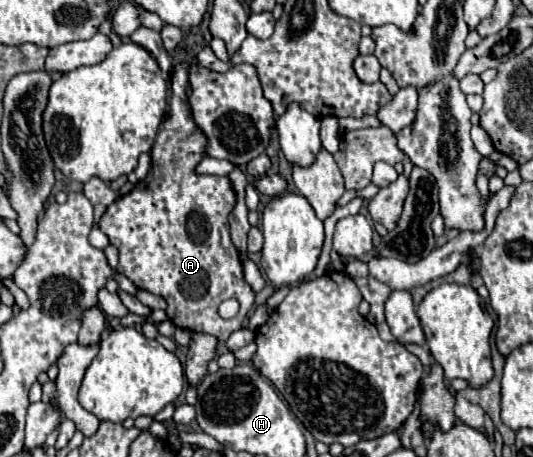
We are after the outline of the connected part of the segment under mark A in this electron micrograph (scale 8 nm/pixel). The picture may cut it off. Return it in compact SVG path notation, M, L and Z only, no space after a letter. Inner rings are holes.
M179 48L179 50L175 52L175 56L173 56L173 70L171 70L171 96L169 96L167 118L163 120L163 124L161 124L161 128L159 128L159 136L157 136L157 140L155 140L155 144L153 144L153 148L151 148L151 170L149 170L149 174L145 176L145 180L141 180L139 184L135 184L135 188L133 188L129 194L117 198L117 200L105 210L103 218L99 220L99 228L109 236L109 242L119 248L119 266L117 266L117 272L123 274L123 276L127 276L137 288L147 290L147 292L151 292L151 294L157 294L157 296L165 298L167 304L169 304L169 320L171 320L175 326L179 326L179 328L191 328L191 330L199 330L199 332L207 332L207 334L217 336L219 340L227 340L229 334L233 334L235 330L239 330L239 328L243 326L243 322L245 322L249 310L253 308L255 294L253 294L251 286L243 280L243 266L241 266L241 260L239 260L239 252L237 252L237 248L233 246L233 242L231 242L231 238L229 238L229 220L227 220L227 218L229 218L231 210L235 208L235 190L231 190L231 180L229 180L227 176L205 176L205 174L197 174L197 172L195 172L197 164L207 156L207 154L205 154L205 150L207 150L207 136L203 134L203 130L199 130L199 126L195 126L195 120L191 118L191 106L189 106L189 102L187 102L187 98L189 98L189 94L191 94L191 84L189 84L189 78L187 78L187 70L189 70L193 58L195 58L195 56L193 56L187 48ZM227 298L237 298L239 304L241 304L241 310L239 310L239 314L237 314L237 320L221 320L221 316L217 314L219 304L221 304L223 300L227 300Z

